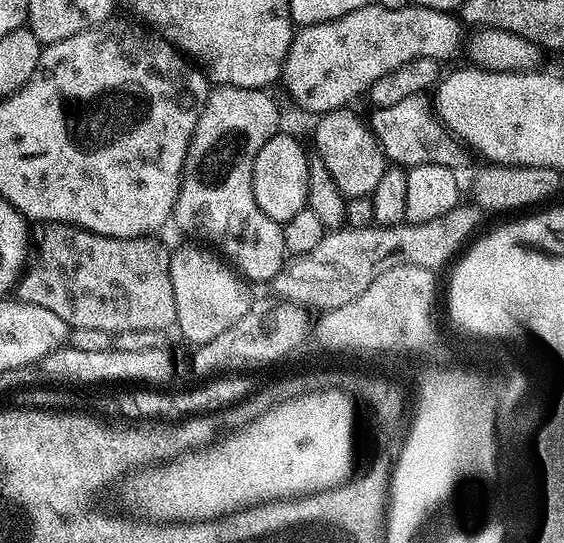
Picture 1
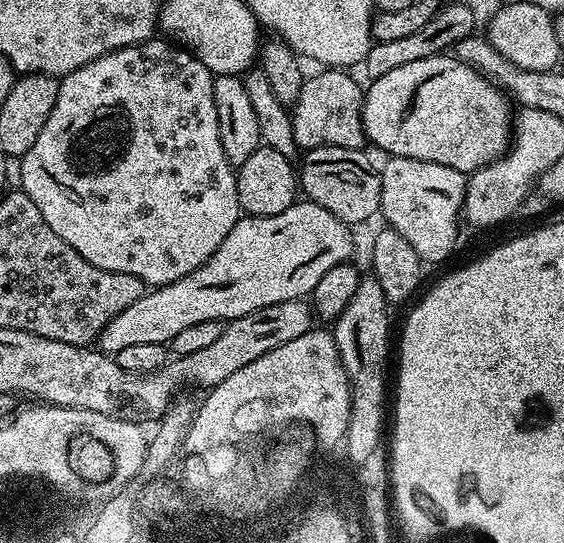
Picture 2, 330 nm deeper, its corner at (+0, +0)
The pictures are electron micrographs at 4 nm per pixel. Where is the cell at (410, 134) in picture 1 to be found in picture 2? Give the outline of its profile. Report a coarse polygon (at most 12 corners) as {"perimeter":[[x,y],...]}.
{"perimeter":[[309,75],[291,109],[297,149],[363,149],[365,89]]}

